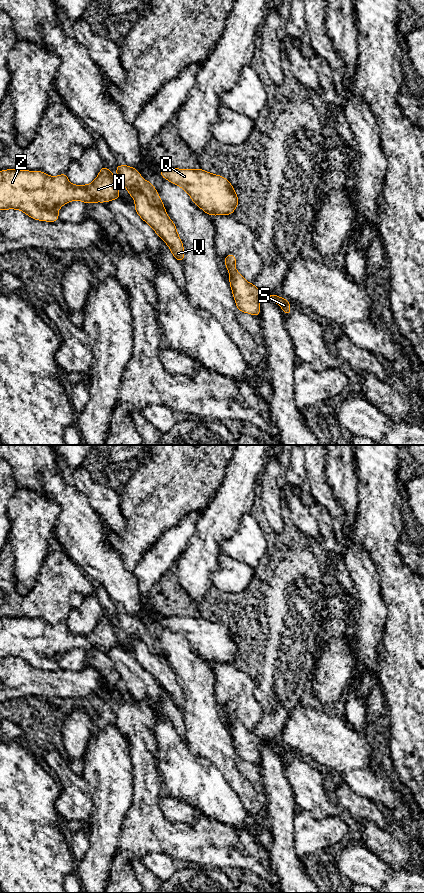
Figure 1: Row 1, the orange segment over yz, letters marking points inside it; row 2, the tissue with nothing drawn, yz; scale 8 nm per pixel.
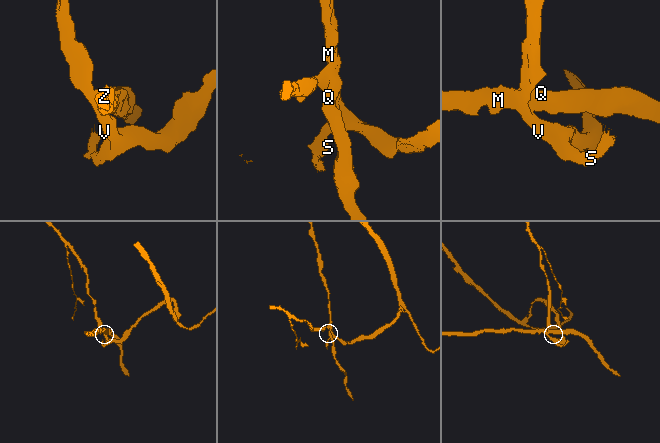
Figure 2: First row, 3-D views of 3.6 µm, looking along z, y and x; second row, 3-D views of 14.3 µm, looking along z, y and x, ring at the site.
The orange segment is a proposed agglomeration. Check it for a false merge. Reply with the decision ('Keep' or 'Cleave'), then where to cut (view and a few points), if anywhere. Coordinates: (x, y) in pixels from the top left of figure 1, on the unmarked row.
Cleave. Split along yz (136, 638), (143, 641), (152, 652), (163, 655)

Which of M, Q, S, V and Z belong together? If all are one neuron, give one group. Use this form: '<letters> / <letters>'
M Q Z / S V

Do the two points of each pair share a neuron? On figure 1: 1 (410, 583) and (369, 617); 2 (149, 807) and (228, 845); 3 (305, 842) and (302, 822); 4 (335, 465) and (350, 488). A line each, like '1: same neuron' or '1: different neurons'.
1: different neurons
2: same neuron
3: same neuron
4: same neuron

